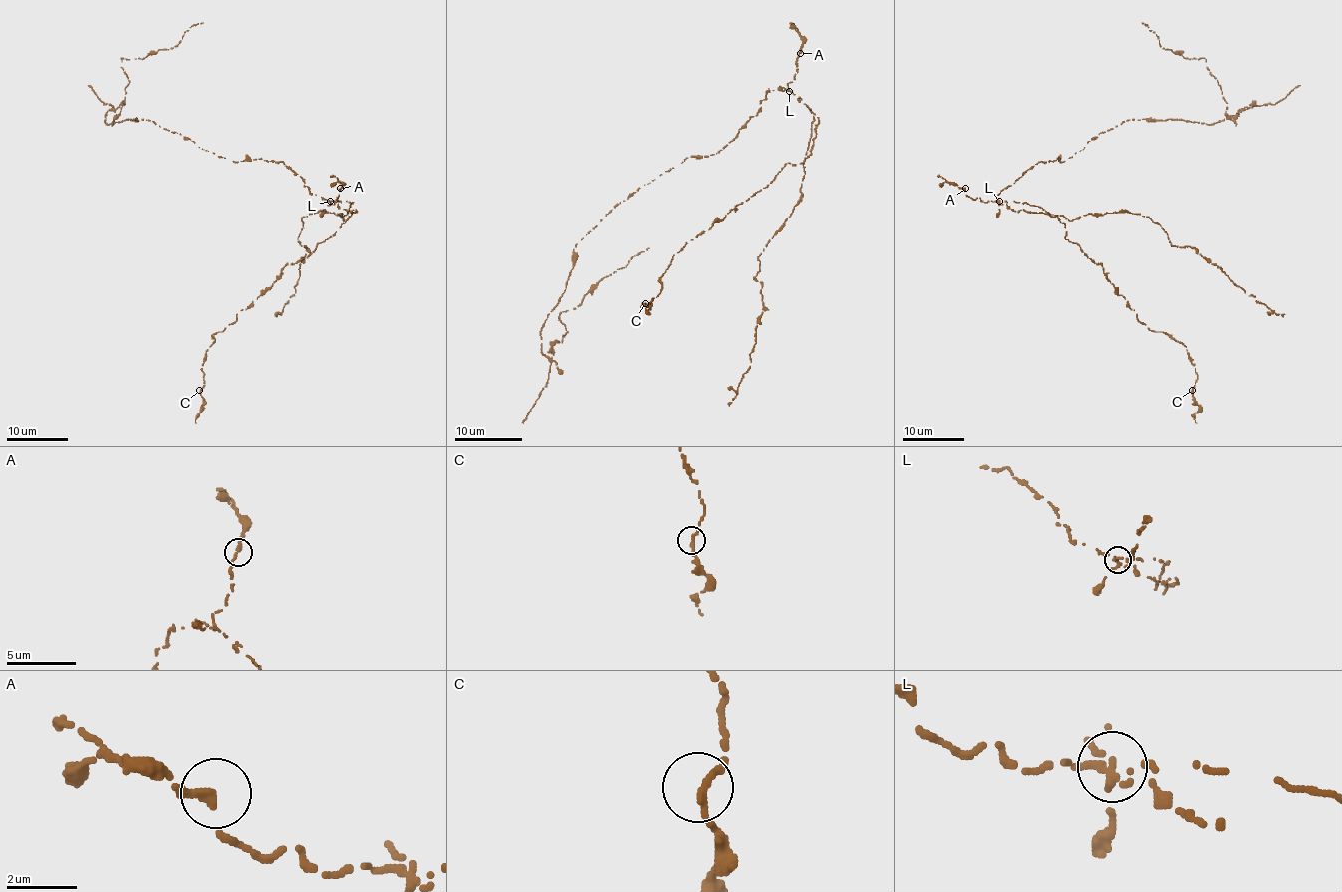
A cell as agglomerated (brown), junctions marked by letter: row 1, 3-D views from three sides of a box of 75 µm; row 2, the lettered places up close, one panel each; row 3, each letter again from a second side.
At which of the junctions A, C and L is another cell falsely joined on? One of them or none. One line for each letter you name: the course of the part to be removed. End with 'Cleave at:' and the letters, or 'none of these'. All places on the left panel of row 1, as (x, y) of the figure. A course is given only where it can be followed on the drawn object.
L: Course of the part to remove: (331, 202), (283, 162), (221, 157), (147, 119), (104, 121), (124, 102), (121, 58), (172, 49), (202, 23)
Cleave at: L

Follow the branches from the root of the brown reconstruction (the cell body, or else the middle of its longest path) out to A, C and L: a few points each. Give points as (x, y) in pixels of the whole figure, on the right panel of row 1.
A: (1048, 161), (1026, 170), (993, 202), (984, 202), (979, 197), (971, 199), (965, 194), (965, 188)
C: (1048, 161), (996, 199), (1057, 217), (1065, 239), (1100, 263), (1136, 318), (1187, 349), (1198, 375), (1192, 390)
L: (1048, 161), (1036, 164), (1014, 183), (1008, 185), (996, 197), (999, 202)

